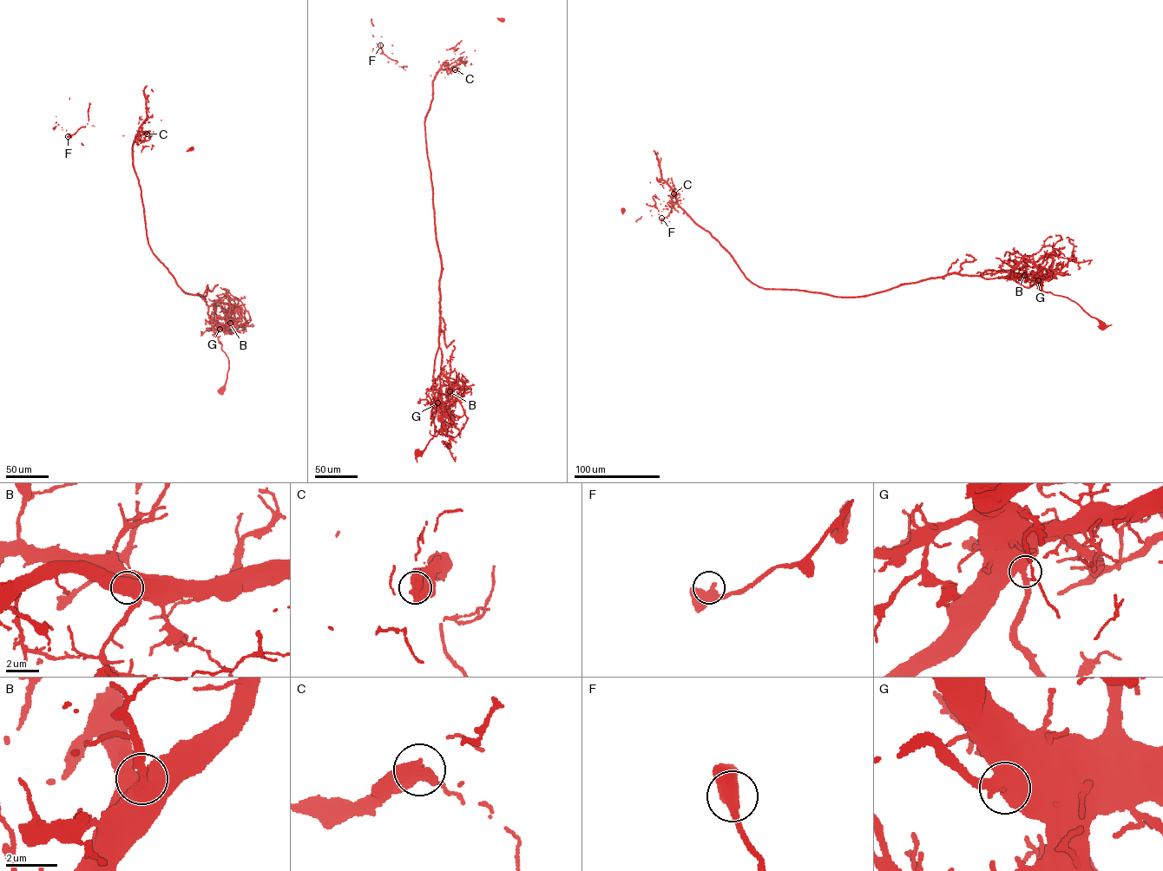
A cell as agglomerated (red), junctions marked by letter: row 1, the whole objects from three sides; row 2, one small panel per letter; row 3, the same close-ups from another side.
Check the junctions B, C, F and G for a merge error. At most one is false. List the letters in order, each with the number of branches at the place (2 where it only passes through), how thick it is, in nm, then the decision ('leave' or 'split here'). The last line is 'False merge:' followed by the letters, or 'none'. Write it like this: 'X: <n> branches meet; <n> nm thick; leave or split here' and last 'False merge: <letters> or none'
B: 1 branches meet; 900 nm thick; leave
C: 1 branches meet; 900 nm thick; split here
F: 2 branches meet; 440 nm thick; leave
G: 2 branches meet; 550 nm thick; leave
False merge: C

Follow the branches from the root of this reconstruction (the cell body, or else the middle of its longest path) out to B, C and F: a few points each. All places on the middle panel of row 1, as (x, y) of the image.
B: (502, 19), (450, 49), (433, 81), (424, 122), (442, 267), (432, 390), (442, 402), (450, 391)
C: (502, 19), (497, 19), (450, 49), (448, 60), (442, 68), (455, 69)
F: (502, 19), (497, 19), (450, 49), (448, 60), (440, 69), (430, 75), (389, 58), (380, 45)

